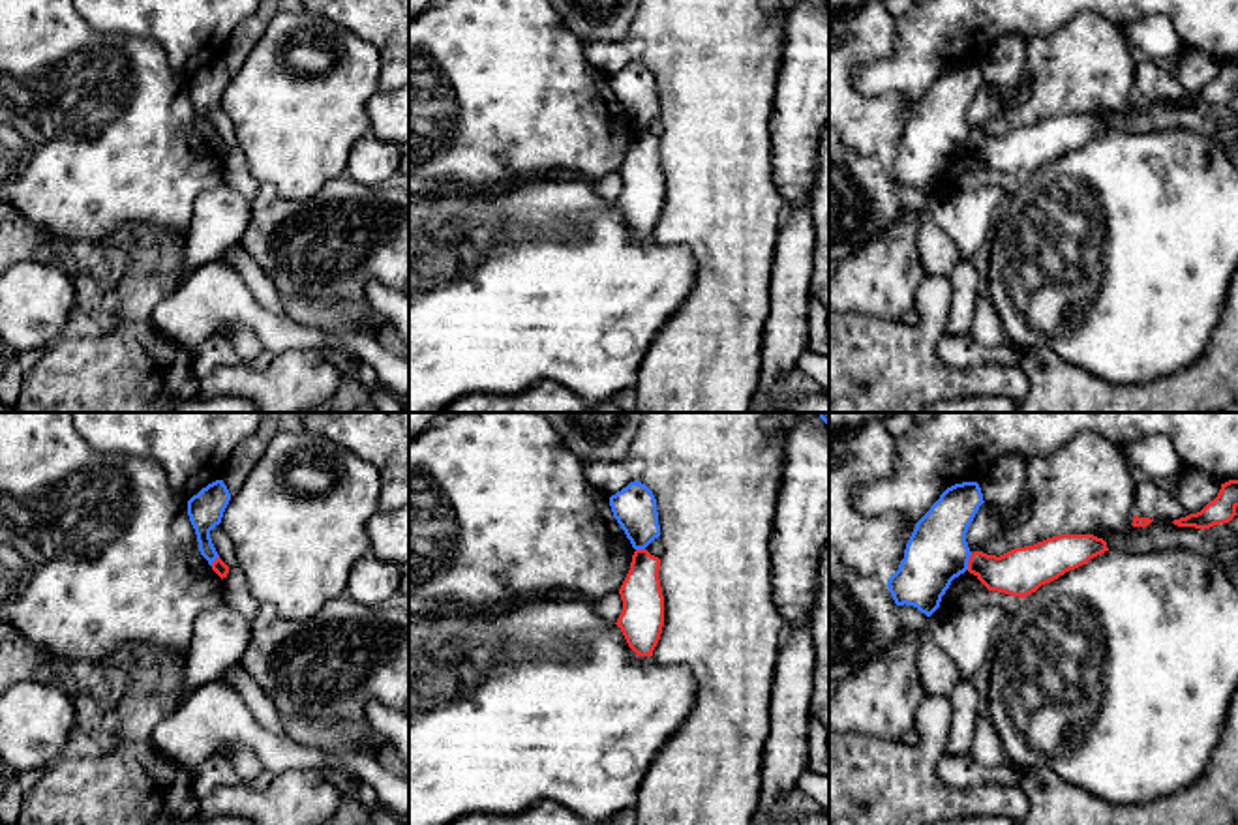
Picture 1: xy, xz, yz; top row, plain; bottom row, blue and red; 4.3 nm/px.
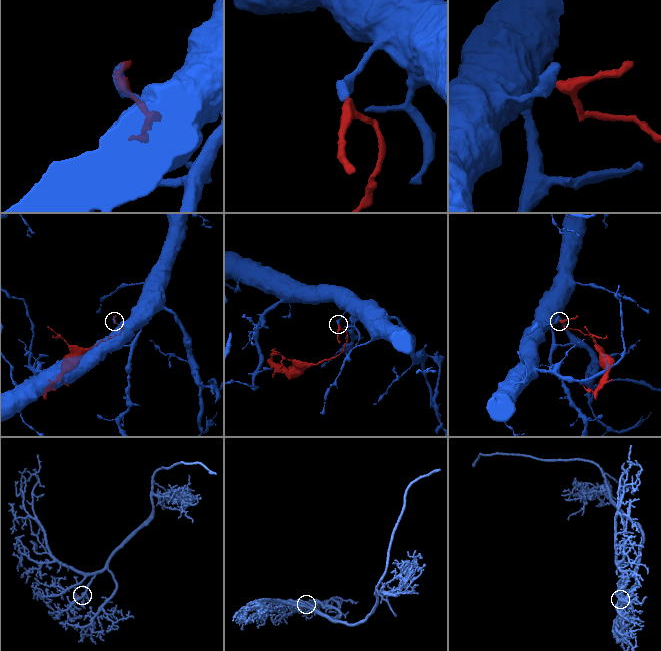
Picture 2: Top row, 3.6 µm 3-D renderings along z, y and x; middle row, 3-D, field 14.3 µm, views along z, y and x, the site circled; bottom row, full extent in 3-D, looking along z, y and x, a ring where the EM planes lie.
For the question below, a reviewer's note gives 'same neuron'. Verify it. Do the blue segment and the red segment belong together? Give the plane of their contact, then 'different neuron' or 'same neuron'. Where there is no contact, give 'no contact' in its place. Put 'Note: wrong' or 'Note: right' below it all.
contact in yz; different neuron
Note: wrong

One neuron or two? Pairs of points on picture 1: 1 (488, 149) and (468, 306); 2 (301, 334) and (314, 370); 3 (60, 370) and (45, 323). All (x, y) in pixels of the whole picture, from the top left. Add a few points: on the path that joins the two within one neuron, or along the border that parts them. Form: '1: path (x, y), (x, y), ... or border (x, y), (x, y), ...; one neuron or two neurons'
1: border (526, 180), (496, 192), (479, 190), (439, 195); two neurons
2: border (317, 347), (287, 347), (276, 355); two neurons
3: border (59, 336), (44, 347); two neurons

